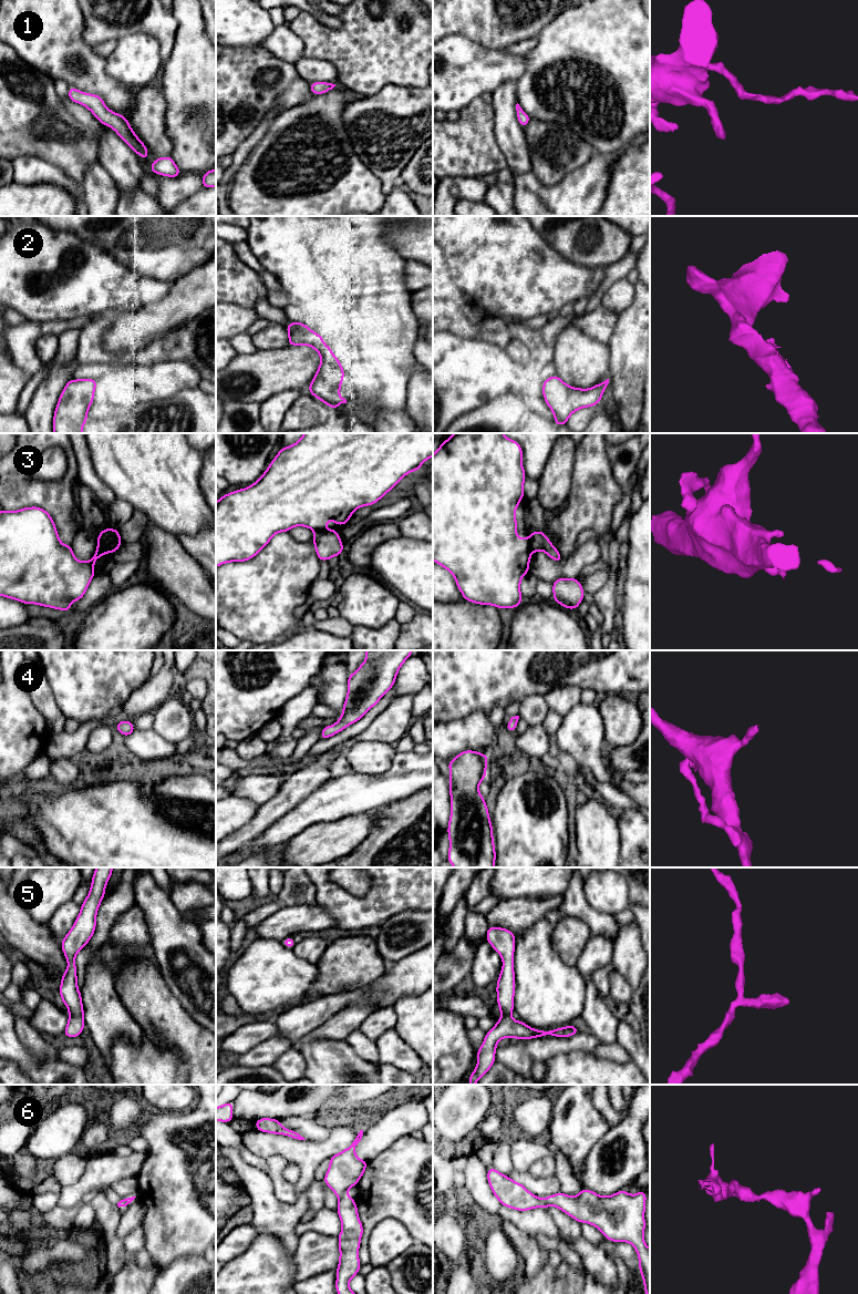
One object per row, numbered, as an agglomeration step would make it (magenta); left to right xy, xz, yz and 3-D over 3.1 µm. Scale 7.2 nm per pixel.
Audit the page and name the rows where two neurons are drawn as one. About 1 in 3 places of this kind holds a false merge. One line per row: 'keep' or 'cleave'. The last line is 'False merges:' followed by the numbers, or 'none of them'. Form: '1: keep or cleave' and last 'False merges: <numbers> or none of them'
1: keep
2: cleave
3: cleave
4: keep
5: keep
6: cleave
False merges: 2, 3, 6

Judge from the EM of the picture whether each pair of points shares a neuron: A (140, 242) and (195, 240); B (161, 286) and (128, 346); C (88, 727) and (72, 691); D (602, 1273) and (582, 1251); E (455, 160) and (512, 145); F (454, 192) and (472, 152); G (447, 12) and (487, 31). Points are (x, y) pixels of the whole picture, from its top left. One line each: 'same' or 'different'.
A: same
B: different
C: different
D: same
E: different
F: different
G: same

